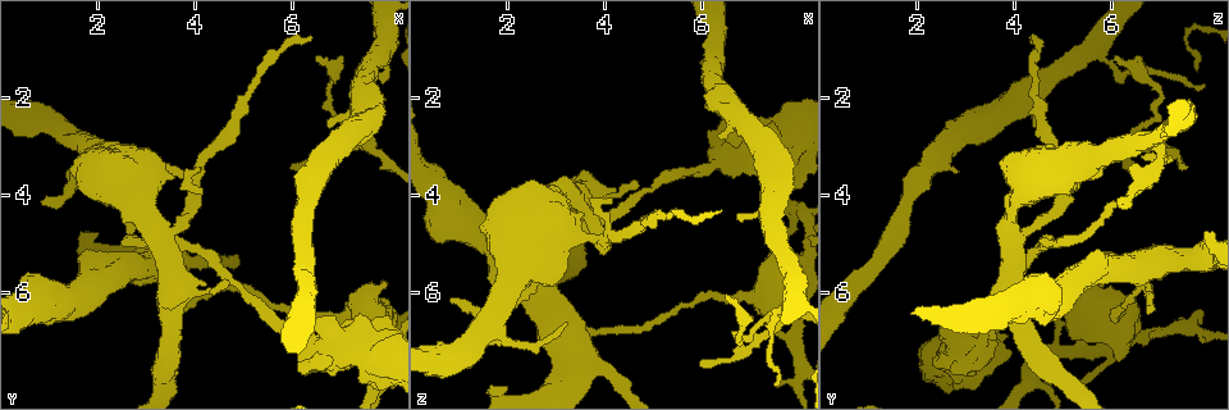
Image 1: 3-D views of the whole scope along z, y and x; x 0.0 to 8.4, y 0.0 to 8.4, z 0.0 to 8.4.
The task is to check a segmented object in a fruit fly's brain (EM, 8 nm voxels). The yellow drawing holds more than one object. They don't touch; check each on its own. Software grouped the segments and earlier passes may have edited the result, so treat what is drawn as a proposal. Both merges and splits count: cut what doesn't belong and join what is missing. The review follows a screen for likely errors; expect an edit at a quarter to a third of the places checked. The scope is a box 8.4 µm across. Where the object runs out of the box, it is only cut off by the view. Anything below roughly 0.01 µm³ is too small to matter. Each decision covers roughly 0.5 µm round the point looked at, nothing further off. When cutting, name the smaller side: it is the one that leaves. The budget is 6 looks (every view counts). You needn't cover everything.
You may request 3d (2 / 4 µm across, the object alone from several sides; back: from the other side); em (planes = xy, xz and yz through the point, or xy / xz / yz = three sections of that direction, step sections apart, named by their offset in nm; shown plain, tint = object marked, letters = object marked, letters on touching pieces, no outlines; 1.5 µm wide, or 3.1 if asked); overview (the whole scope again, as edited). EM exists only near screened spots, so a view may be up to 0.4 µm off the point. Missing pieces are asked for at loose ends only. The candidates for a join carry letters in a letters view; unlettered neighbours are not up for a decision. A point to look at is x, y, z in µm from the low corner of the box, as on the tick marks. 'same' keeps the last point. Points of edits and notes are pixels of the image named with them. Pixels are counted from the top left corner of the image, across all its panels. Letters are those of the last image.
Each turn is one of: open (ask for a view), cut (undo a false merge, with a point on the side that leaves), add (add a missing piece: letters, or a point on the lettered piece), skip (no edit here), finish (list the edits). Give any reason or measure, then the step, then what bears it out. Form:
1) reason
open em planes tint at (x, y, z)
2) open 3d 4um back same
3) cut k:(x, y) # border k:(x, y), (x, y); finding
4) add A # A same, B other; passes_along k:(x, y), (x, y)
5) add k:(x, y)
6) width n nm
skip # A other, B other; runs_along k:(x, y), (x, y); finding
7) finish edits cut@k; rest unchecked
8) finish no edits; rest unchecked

three-way junction
open 3d 4um at (1.60, 3.80, 6.70)

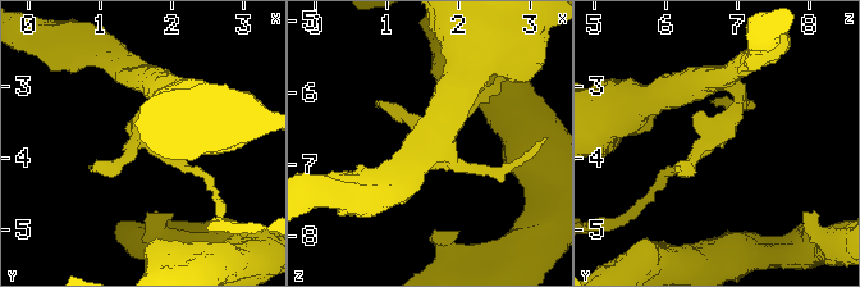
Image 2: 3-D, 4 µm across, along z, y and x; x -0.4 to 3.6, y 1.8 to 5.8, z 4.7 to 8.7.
arms 3; shape alone is not enough
open em planes letters at (1.65, 3.80, 6.70)

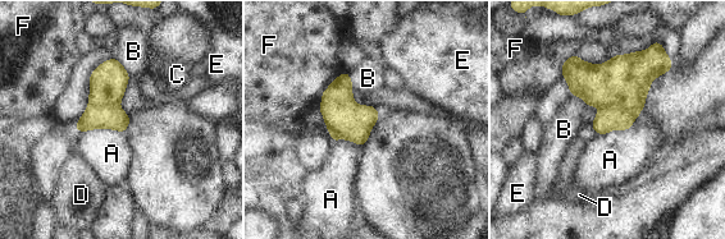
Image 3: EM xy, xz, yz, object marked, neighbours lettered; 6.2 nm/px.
cut 3:(614, 116) # A other, B other, C other, D other, E other, F other; border 3:(602, 106), (619, 104), (635, 116); two cells meet here

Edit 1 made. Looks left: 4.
see it whole again
open overview

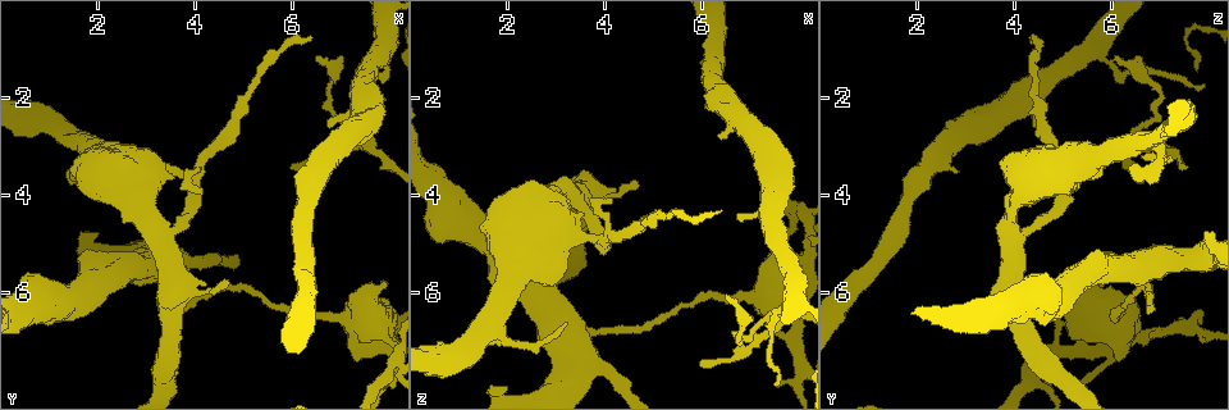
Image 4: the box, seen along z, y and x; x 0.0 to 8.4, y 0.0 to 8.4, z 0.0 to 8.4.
open em xy step 4 letters at (3.65, 6.45, 6.75)

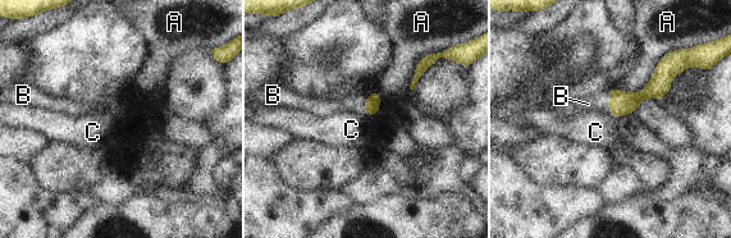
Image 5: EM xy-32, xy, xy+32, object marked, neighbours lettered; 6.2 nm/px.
add B # A other, B same, C other; passes_along 5:(620, 104), (610, 101), (588, 104); it goes on there

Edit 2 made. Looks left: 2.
open overview

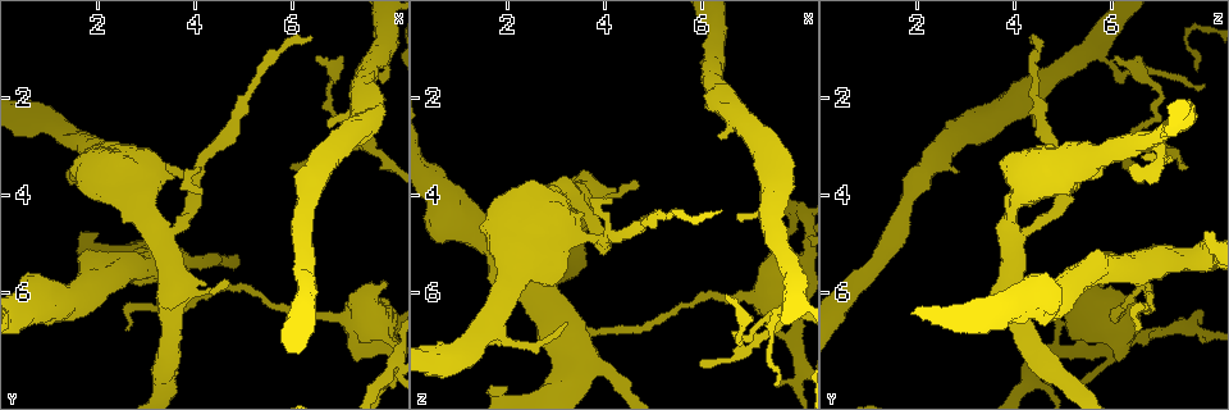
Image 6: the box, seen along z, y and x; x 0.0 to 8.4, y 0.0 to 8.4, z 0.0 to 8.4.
thin end
open em planes letters at (7.55, 1.75, 7.85)

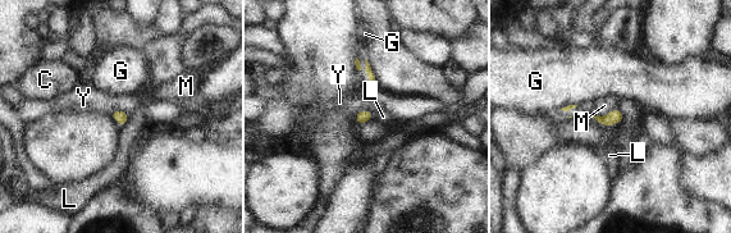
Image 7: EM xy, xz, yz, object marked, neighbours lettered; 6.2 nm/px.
skip # C other, G other, L other, M other, Y other; border 7:(355, 115), (368, 110), (373, 117); no lettered piece goes on from it

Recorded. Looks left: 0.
finish edits cut@3, add@5; rest unchecked

